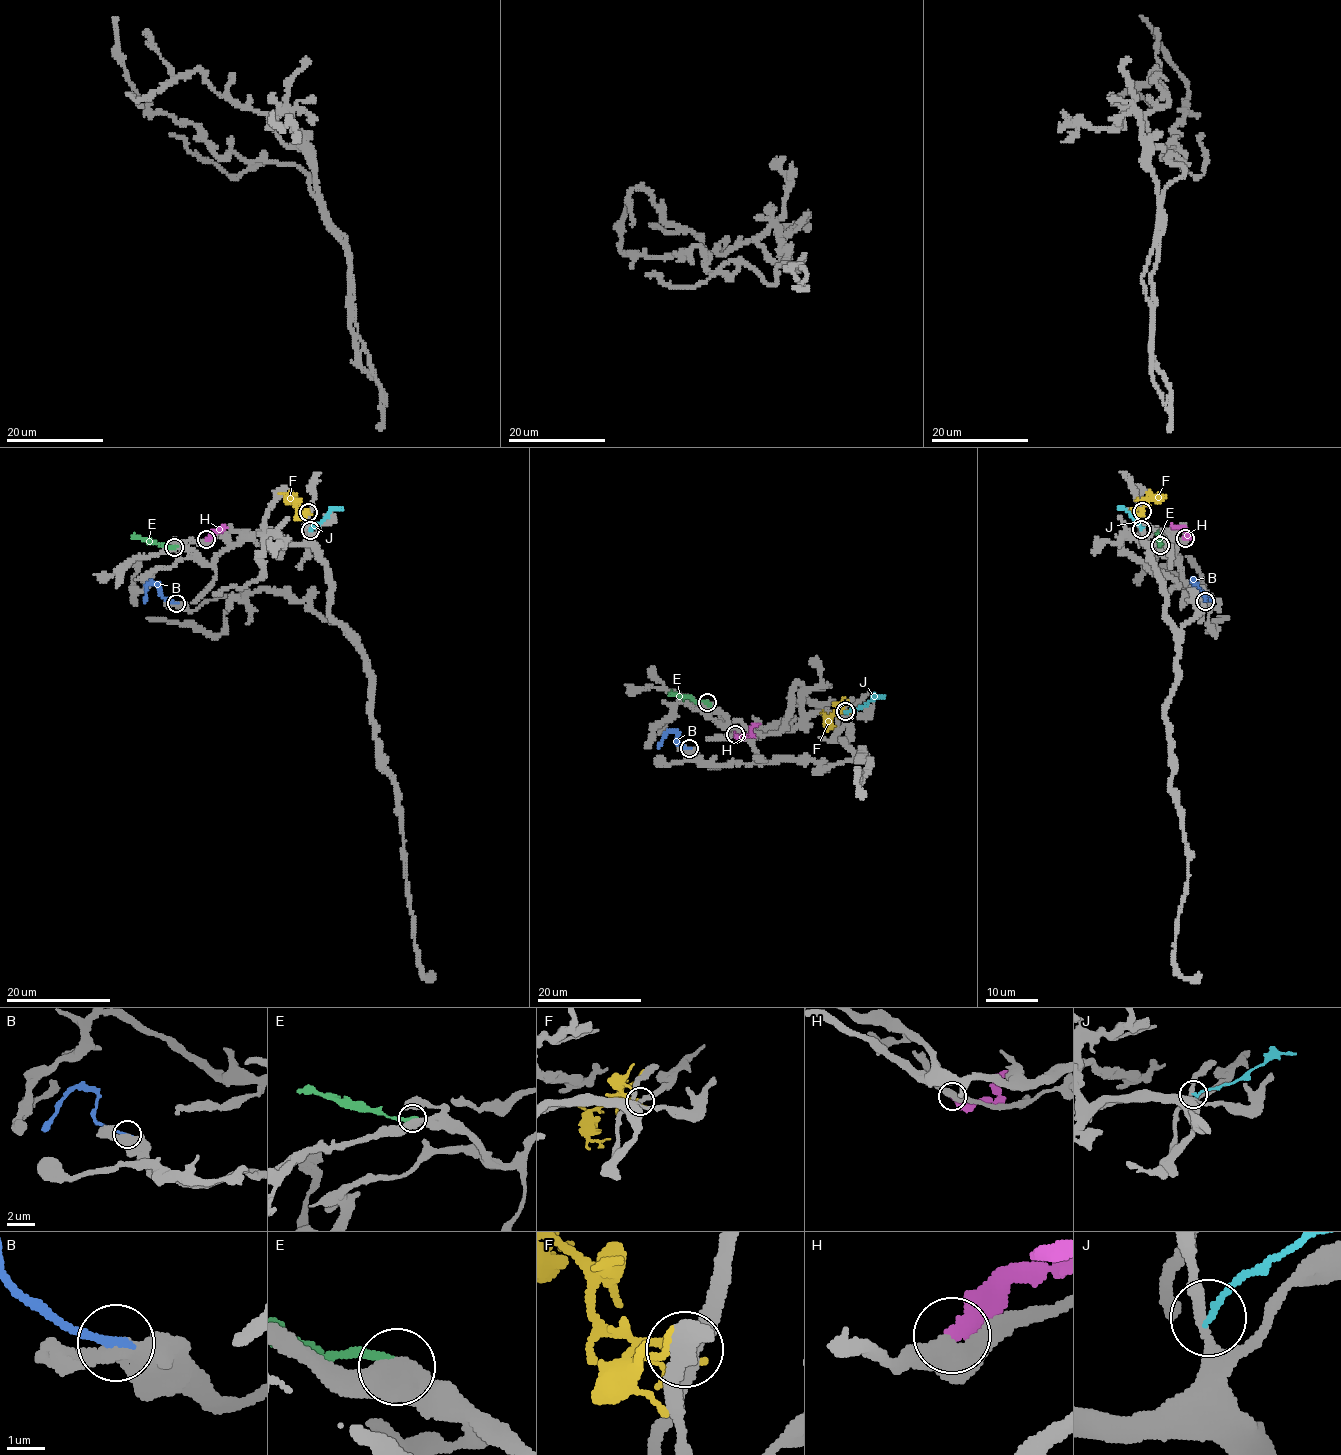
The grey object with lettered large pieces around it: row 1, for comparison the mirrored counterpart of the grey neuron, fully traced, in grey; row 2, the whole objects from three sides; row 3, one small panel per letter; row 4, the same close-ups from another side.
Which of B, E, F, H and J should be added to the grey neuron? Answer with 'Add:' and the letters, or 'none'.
Add: none

